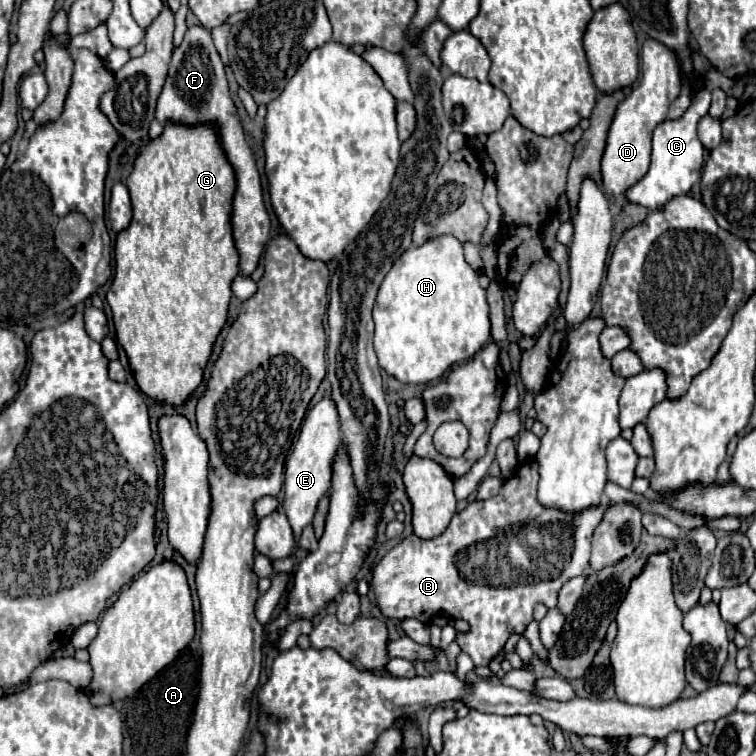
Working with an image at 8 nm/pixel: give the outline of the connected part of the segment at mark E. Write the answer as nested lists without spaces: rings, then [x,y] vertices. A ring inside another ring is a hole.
[[[331,389],[325,391],[323,399],[309,409],[303,427],[299,431],[297,443],[291,449],[285,463],[285,499],[283,509],[287,519],[295,531],[295,537],[301,535],[301,529],[313,521],[319,499],[331,491],[333,477],[333,461],[341,449],[341,429],[339,429],[339,413],[335,409],[335,401],[331,399]]]

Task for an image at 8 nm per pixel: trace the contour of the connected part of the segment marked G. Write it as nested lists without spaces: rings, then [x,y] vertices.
[[[165,123],[163,135],[153,139],[145,147],[141,147],[141,153],[133,165],[133,173],[127,179],[127,187],[129,187],[131,203],[133,203],[133,223],[125,231],[121,231],[117,235],[117,241],[115,241],[115,277],[113,277],[113,283],[107,291],[107,303],[113,311],[117,341],[127,353],[129,367],[131,367],[131,373],[133,373],[139,389],[151,399],[165,401],[171,407],[181,407],[203,381],[203,373],[205,373],[205,367],[207,367],[209,357],[213,353],[213,345],[215,345],[223,325],[227,323],[229,301],[233,295],[231,283],[233,283],[235,275],[239,273],[239,255],[235,251],[235,243],[231,237],[231,223],[229,223],[231,199],[233,199],[233,191],[235,191],[235,173],[221,151],[219,137],[217,137],[217,131],[213,127],[209,127],[209,125],[185,127],[185,125],[177,125],[177,123]]]

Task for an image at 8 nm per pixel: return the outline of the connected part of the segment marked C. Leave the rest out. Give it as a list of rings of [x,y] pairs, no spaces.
[[[701,89],[693,95],[689,109],[679,119],[667,119],[653,131],[653,155],[647,175],[627,191],[627,199],[647,209],[661,209],[675,195],[685,195],[701,179],[703,171],[703,145],[697,137],[697,123],[707,115],[711,105],[711,91]]]

